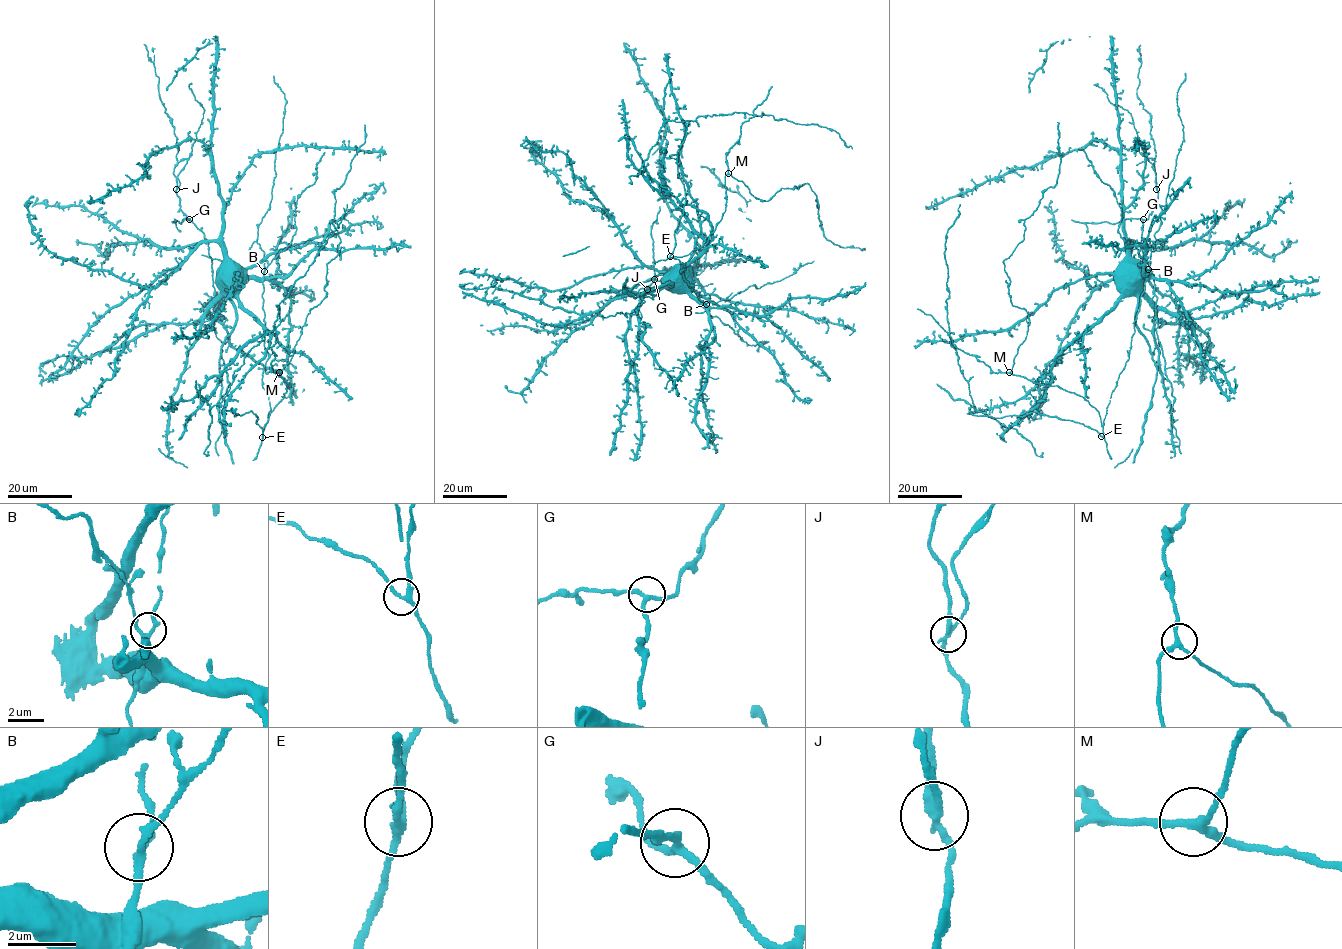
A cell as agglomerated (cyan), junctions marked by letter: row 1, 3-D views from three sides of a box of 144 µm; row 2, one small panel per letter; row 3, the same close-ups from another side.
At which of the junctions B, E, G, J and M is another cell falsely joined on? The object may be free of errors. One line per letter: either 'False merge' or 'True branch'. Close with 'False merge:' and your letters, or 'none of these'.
B: True branch
E: True branch
G: True branch
J: False merge
M: True branch
False merge: J

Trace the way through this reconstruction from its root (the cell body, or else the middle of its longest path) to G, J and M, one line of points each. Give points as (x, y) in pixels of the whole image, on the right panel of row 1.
G: (1124, 263), (1125, 279), (1149, 302), (1154, 320), (1157, 297), (1154, 274), (1143, 258), (1143, 219)
J: (1124, 263), (1125, 279), (1149, 302), (1154, 320), (1154, 274), (1141, 240), (1142, 220), (1152, 211), (1156, 188)
M: (1124, 263), (1129, 260), (1144, 275), (1145, 290), (1129, 357), (1102, 425), (1099, 413), (1082, 396), (1009, 372)

